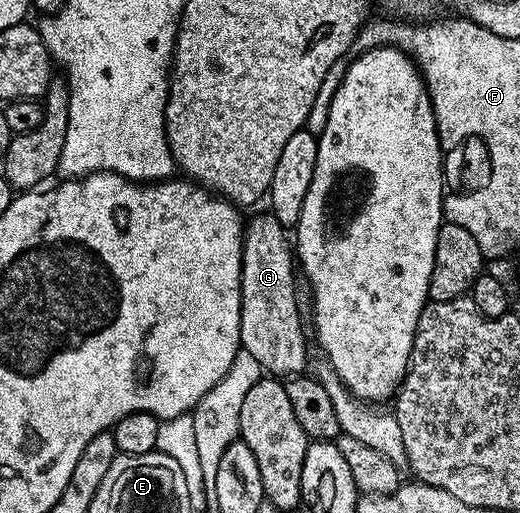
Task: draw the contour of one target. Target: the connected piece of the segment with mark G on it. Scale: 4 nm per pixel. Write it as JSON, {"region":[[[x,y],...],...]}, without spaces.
{"region":[[[263,210],[256,214],[252,220],[248,219],[245,224],[245,231],[243,233],[243,269],[241,270],[241,330],[239,331],[239,342],[241,348],[253,354],[257,358],[262,371],[270,374],[275,378],[290,378],[296,374],[302,373],[303,368],[307,364],[307,340],[303,337],[303,320],[299,317],[299,300],[295,297],[295,272],[297,276],[297,264],[293,259],[293,244],[287,241],[289,236],[288,229],[281,226],[281,222],[277,222],[275,215],[269,210]]]}

